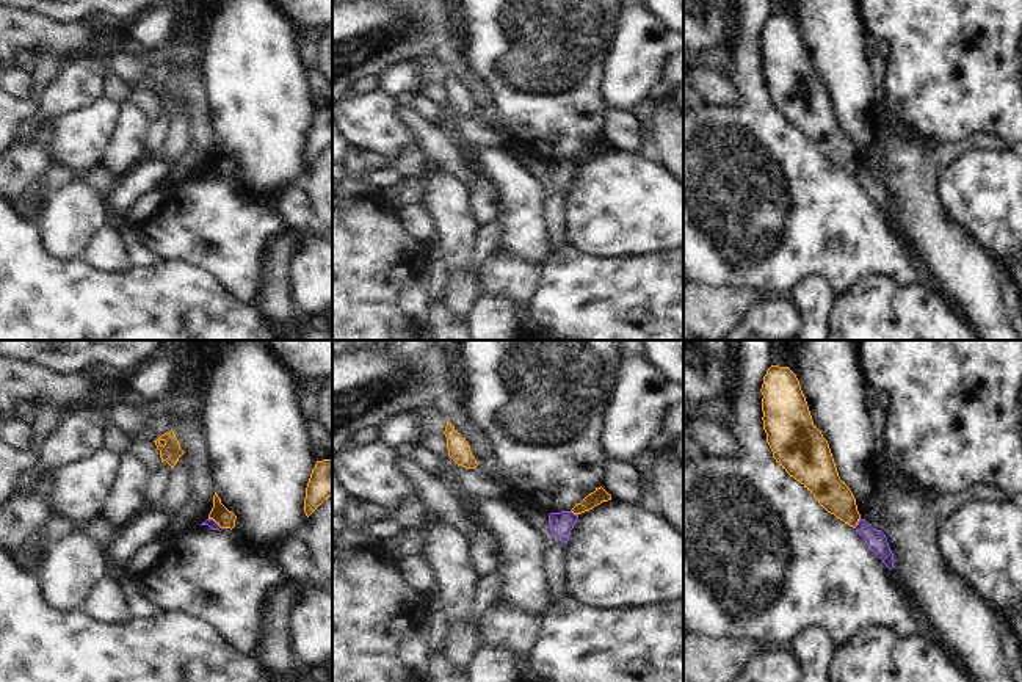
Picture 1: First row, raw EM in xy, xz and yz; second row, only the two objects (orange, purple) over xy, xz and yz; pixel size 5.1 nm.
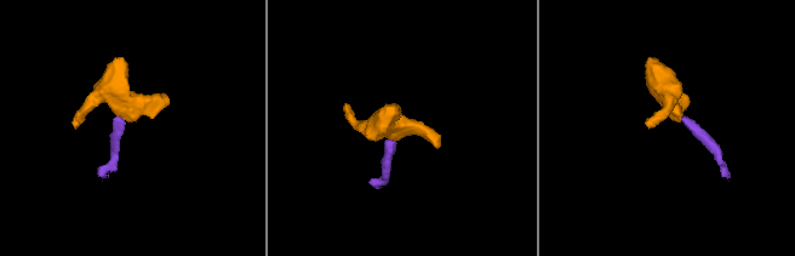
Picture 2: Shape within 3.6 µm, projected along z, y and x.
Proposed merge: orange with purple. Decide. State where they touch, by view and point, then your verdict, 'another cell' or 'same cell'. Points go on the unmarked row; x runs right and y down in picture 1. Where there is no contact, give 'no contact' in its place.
meets orange in yz at (858, 170); another cell

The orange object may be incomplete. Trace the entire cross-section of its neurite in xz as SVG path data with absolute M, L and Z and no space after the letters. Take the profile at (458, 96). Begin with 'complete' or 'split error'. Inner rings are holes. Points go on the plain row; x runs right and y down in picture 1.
complete; M447 71L445 80L448 105L466 118L475 118L477 108L470 100L469 91Z

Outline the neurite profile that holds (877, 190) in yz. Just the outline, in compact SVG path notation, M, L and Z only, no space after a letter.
M859 168L854 177L867 194L882 209L882 212L892 218L895 209L886 183L881 179L873 177L865 168Z

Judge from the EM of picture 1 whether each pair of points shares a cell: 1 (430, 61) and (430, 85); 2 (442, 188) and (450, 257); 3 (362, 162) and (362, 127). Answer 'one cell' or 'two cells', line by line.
1: one cell
2: one cell
3: two cells

